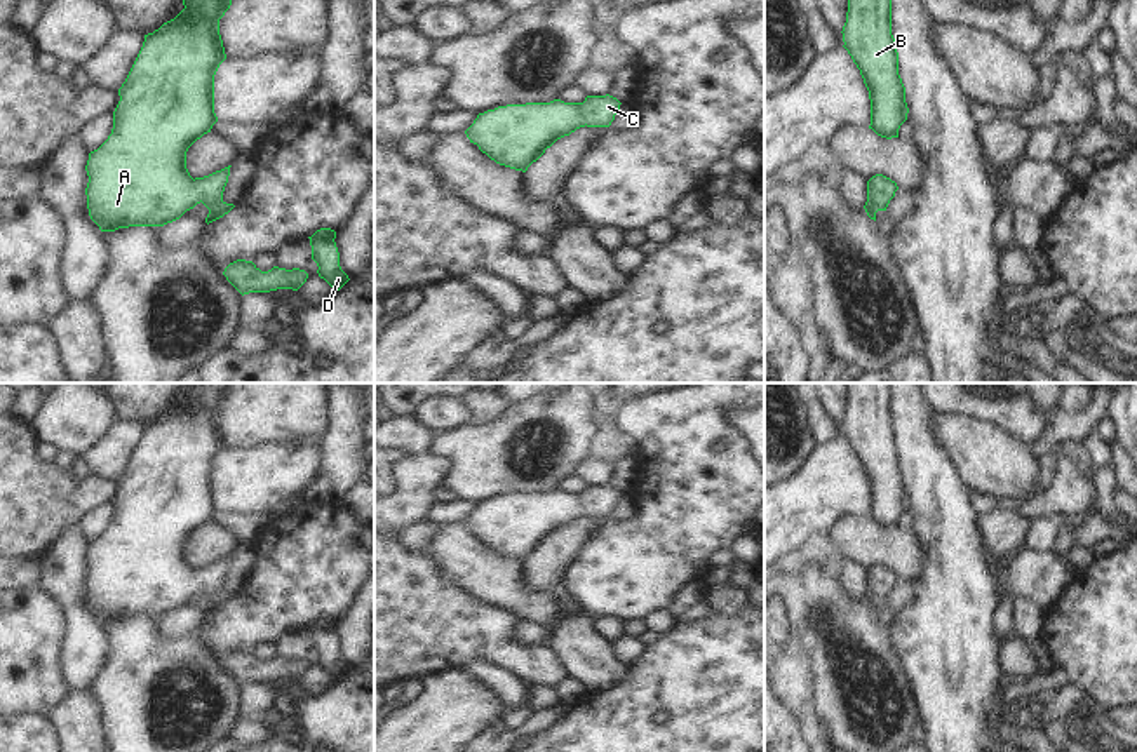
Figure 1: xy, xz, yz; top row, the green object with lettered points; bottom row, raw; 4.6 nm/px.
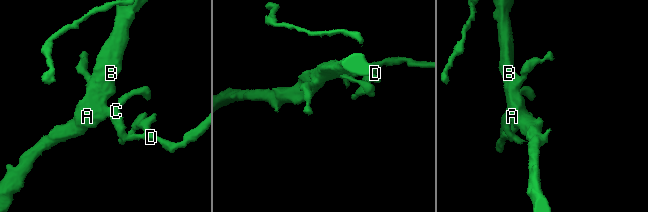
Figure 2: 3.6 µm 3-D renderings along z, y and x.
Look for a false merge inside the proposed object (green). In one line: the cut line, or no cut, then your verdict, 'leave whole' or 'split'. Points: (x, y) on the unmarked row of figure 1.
cut none; leave whole

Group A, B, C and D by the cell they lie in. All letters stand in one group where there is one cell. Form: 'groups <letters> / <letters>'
groups A B C D

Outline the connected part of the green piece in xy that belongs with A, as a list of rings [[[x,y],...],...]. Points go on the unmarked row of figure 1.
[[[190,383],[185,399],[153,423],[118,479],[108,529],[89,543],[85,578],[91,609],[101,621],[129,616],[164,616],[179,609],[197,594],[209,599],[205,613],[228,604],[235,595],[223,590],[230,557],[204,567],[192,567],[186,541],[218,512],[214,503],[214,465],[226,449],[219,409],[232,395],[233,383]]]

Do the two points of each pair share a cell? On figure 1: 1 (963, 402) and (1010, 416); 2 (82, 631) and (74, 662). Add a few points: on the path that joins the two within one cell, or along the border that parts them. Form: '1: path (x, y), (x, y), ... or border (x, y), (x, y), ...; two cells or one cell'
1: path (975, 402), (998, 404); one cell
2: path (82, 637), (80, 655); one cell

